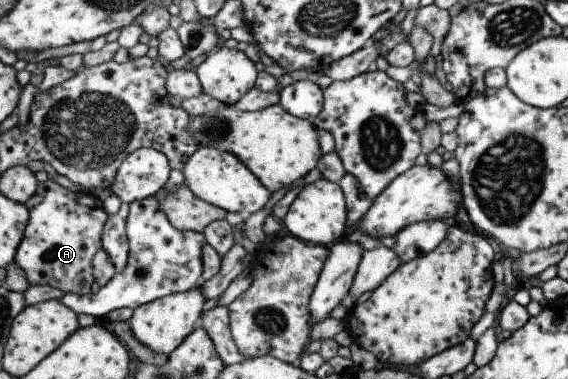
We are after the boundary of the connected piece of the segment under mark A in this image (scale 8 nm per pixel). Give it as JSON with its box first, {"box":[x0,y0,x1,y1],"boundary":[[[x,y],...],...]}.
{"box":[16,180,109,294],"boundary":[[[47,180],[39,184],[37,191],[26,201],[26,204],[29,208],[29,211],[31,212],[30,220],[28,223],[28,229],[24,235],[24,239],[20,243],[20,247],[17,250],[16,262],[25,270],[25,273],[27,274],[31,285],[39,284],[42,286],[51,286],[54,288],[62,289],[64,292],[69,294],[91,294],[91,287],[93,287],[93,283],[96,282],[96,279],[94,278],[93,260],[96,257],[97,252],[103,247],[102,237],[106,223],[109,219],[109,216],[107,216],[107,213],[105,213],[105,209],[103,209],[103,202],[101,199],[96,198],[89,192],[71,191],[71,189],[62,187],[55,181]]]}

